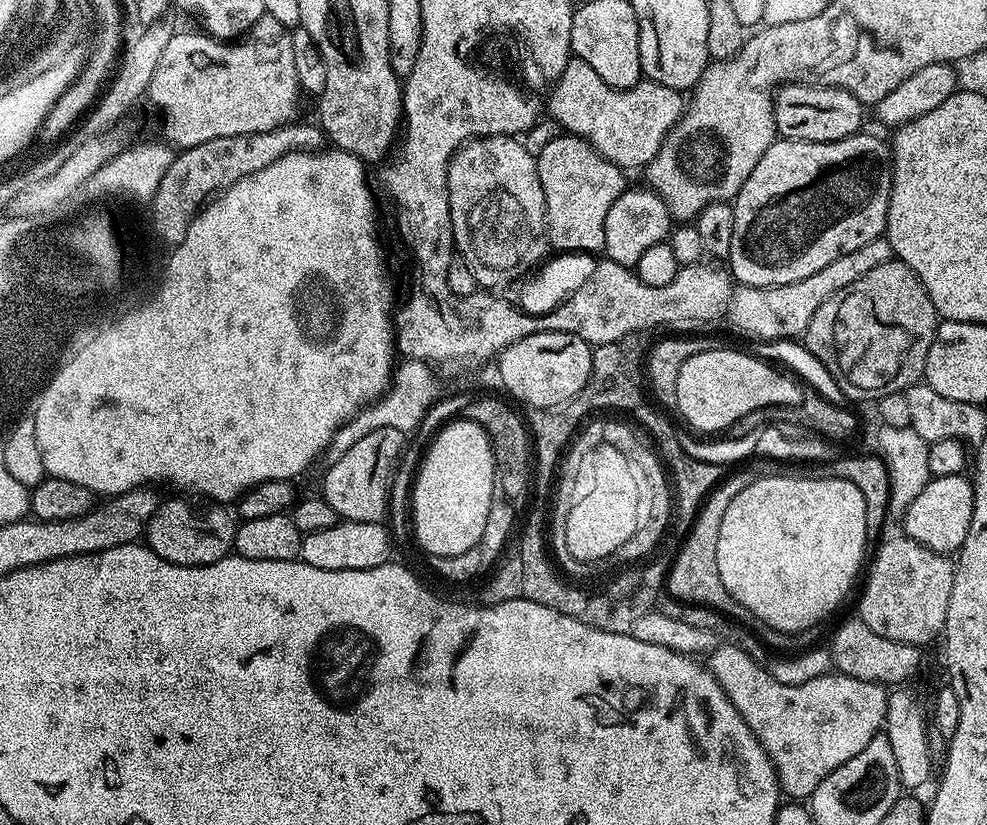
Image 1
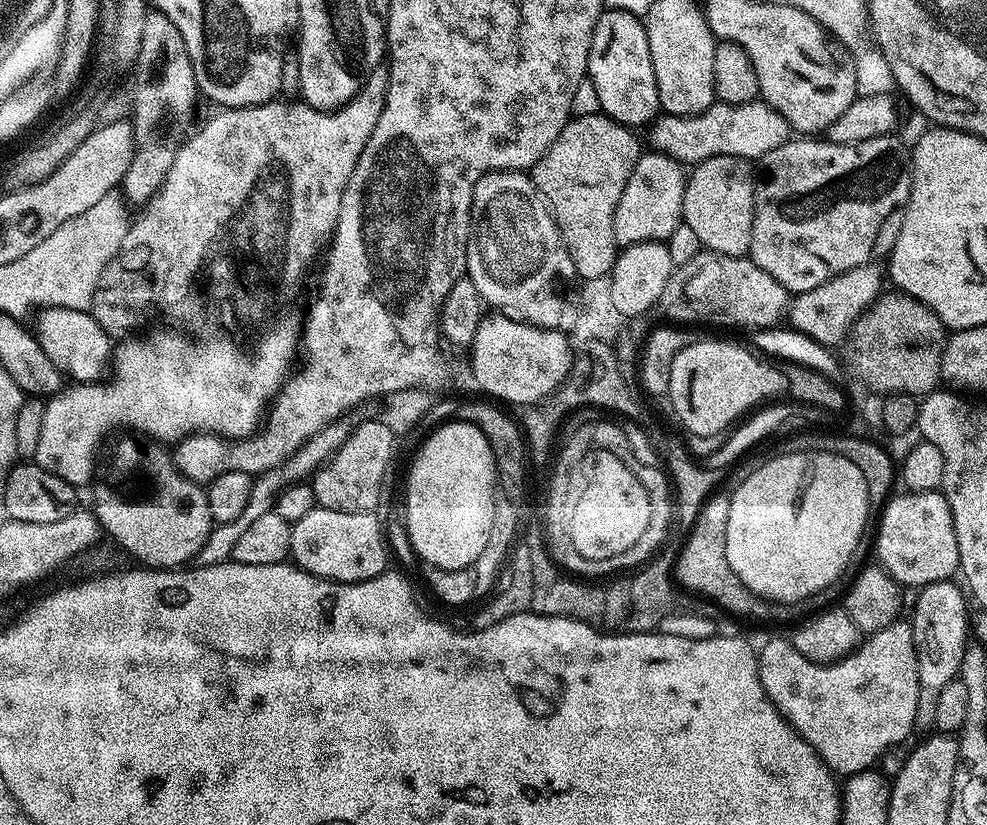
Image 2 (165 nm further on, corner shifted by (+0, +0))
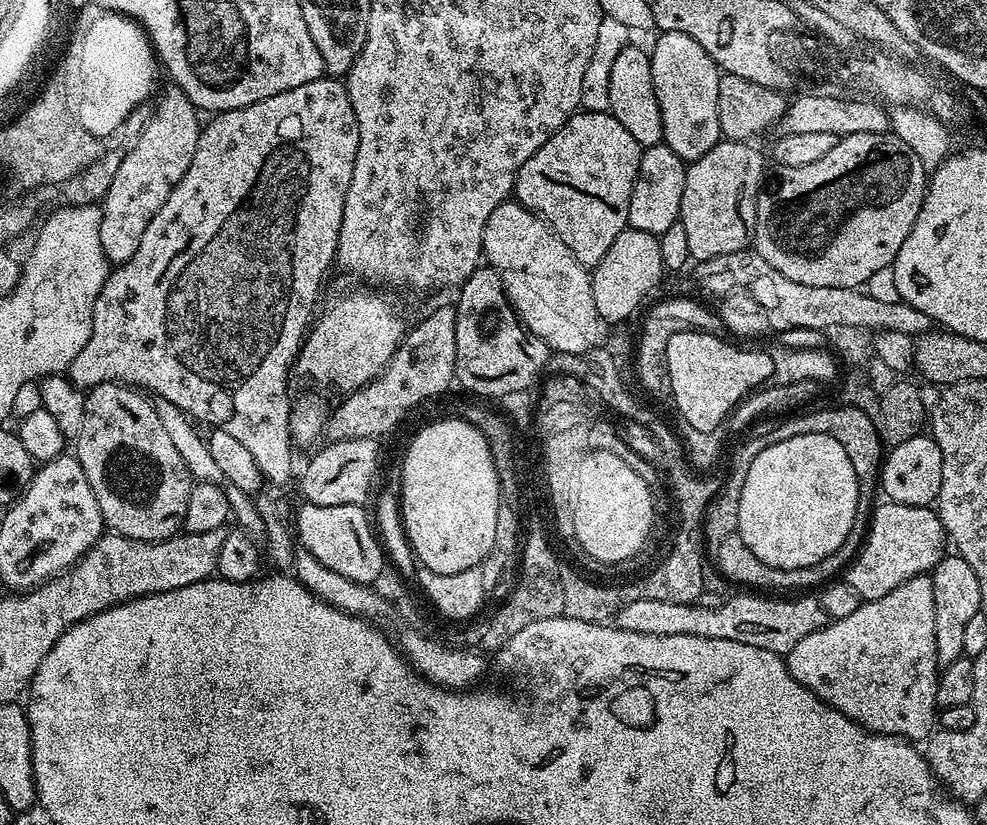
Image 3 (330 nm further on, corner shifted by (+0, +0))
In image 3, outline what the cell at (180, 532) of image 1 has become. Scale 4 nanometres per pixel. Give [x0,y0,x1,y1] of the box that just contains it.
[74,382,194,544]

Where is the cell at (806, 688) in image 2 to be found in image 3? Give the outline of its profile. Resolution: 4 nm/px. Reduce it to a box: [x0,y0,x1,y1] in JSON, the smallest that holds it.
[786,574,940,742]

